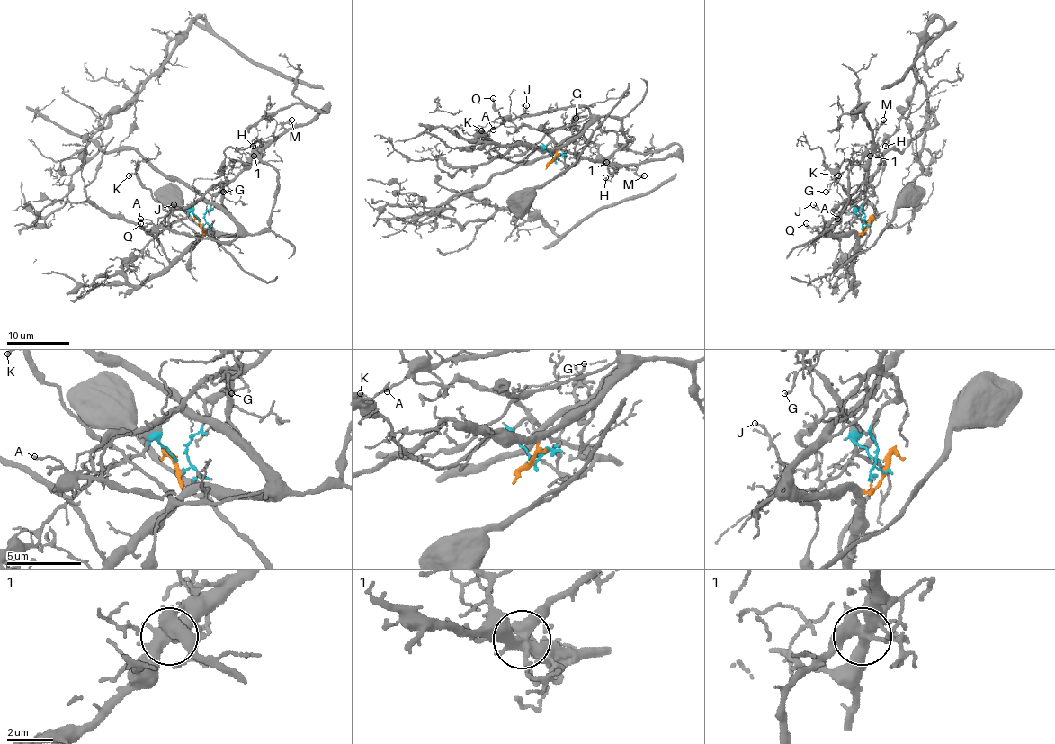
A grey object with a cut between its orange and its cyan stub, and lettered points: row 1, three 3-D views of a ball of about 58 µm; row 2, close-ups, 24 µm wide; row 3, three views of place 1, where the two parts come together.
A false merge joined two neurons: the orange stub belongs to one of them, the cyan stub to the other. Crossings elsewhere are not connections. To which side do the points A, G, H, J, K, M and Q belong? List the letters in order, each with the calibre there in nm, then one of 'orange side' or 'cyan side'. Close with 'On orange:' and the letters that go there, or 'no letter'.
A: 140 nm thick; orange side
G: 120 nm thick; orange side
H: 130 nm thick; cyan side
J: 140 nm thick; orange side
K: 150 nm thick; orange side
M: 200 nm thick; cyan side
Q: 160 nm thick; orange side
On orange: A, G, J, K, Q

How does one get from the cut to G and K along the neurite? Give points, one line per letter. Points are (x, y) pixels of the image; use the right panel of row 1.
G: (868, 219), (862, 232), (833, 234), (828, 226), (850, 206), (850, 196), (838, 183), (826, 192)
K: (868, 219), (862, 232), (827, 234), (836, 238), (860, 213), (864, 202), (866, 168), (852, 160), (838, 176)

